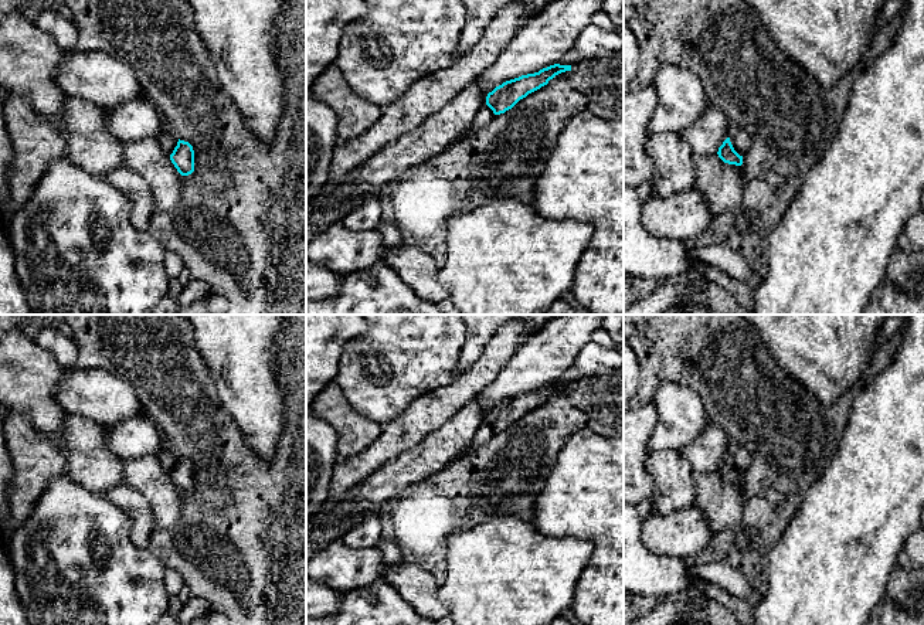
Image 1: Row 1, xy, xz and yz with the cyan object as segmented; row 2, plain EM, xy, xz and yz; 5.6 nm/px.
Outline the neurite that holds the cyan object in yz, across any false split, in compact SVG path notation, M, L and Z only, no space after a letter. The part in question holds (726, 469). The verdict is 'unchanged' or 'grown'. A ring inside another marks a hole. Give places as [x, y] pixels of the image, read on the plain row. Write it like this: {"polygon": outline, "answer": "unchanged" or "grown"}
{"polygon": "M727 455L723 462L719 465L719 469L717 469L719 475L724 479L724 480L728 480L728 482L736 482L736 483L741 483L743 482L743 473L740 473L731 459L730 459L730 455Z", "answer": "unchanged"}

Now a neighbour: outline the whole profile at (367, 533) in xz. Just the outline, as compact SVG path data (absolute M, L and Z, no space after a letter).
M374 513L367 514L342 537L342 541L354 548L378 547L383 541L378 516Z

